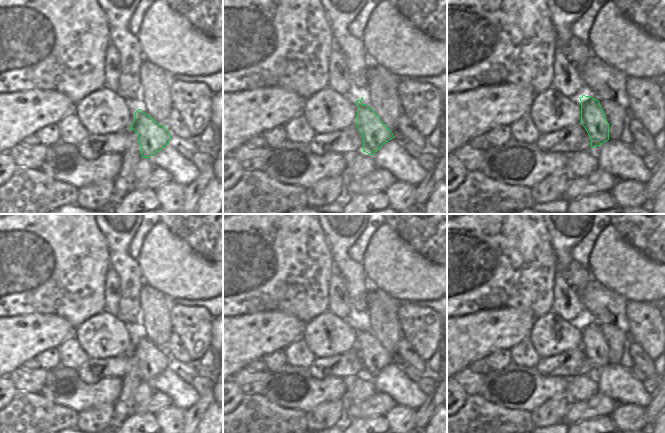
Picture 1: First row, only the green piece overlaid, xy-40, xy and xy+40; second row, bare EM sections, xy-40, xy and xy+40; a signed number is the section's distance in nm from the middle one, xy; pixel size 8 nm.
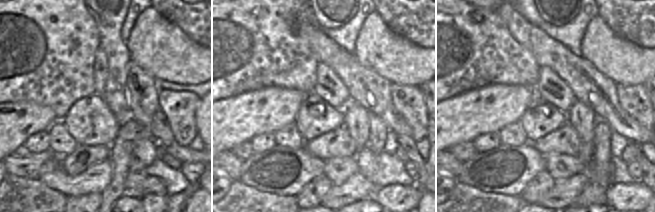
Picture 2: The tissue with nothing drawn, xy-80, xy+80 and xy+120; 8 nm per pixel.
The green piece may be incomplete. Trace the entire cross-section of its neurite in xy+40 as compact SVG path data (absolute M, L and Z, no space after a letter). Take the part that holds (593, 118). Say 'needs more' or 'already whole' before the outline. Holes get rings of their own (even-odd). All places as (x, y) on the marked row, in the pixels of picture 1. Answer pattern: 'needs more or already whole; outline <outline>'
already whole; outline M583 95L581 101L581 124L585 127L591 147L600 146L609 140L609 123L600 102L590 96Z

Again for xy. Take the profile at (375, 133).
already whole; outline M357 100L357 127L363 137L363 152L374 155L395 136L372 108Z

